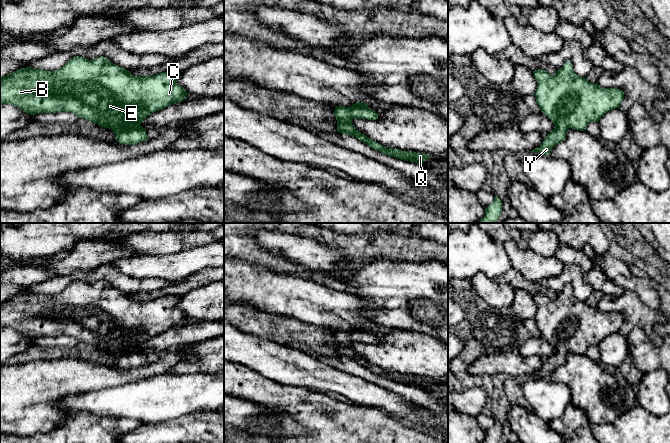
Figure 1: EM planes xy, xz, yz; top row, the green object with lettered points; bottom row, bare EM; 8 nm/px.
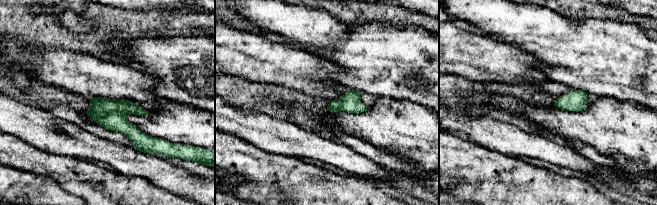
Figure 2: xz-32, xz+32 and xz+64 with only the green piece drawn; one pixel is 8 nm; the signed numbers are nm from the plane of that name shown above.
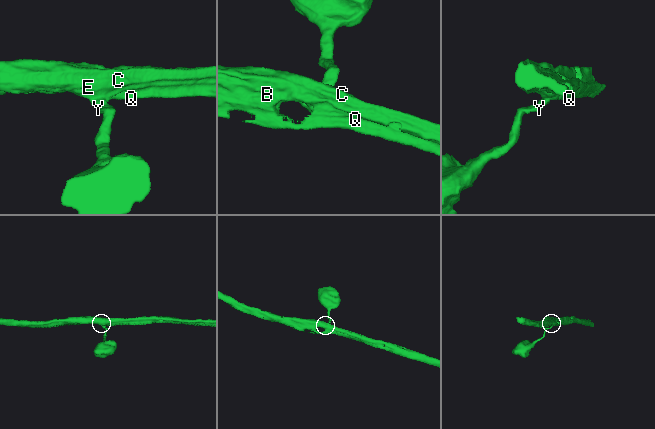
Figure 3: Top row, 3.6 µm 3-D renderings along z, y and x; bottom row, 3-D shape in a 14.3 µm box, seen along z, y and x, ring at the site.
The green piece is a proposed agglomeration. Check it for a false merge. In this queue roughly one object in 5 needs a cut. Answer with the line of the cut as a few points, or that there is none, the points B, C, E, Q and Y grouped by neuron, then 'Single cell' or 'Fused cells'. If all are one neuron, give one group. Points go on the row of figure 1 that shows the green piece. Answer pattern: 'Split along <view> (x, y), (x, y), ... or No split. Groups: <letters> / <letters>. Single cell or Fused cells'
No split. Groups: B C E Q Y. Single cell

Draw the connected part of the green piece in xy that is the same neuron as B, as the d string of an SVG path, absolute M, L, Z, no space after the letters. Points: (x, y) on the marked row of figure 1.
M75 56L56 71L26 67L0 77L0 104L12 104L31 115L72 112L111 129L120 144L133 145L148 140L140 125L148 115L182 102L189 94L177 84L179 76L176 71L134 76L104 56L93 60Z

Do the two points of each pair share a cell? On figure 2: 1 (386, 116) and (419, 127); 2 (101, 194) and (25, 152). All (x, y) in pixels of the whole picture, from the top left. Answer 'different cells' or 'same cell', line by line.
1: same cell
2: same cell

